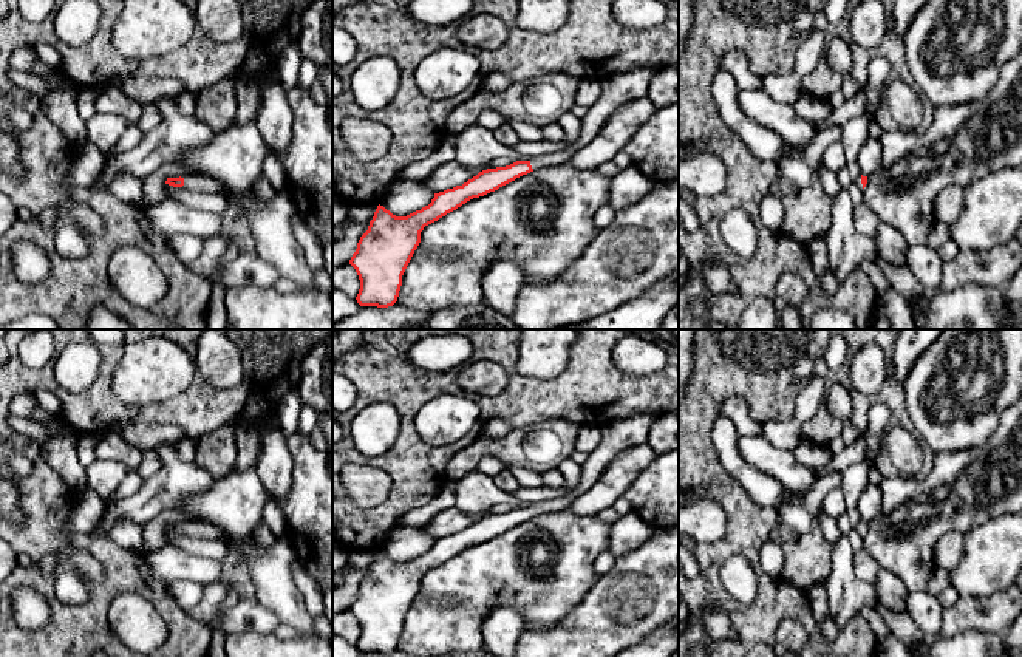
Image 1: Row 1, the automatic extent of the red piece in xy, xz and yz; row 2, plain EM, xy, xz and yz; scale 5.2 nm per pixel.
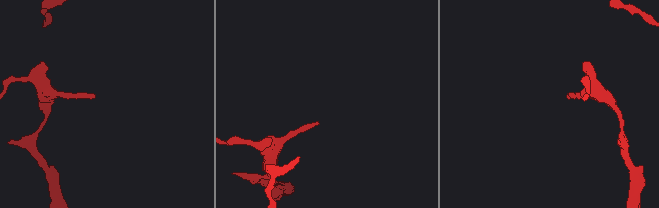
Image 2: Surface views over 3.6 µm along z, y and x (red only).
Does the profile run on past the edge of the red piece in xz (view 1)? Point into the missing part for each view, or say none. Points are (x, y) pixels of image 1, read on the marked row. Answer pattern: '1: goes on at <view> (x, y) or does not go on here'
1: goes on at xz (560, 158)

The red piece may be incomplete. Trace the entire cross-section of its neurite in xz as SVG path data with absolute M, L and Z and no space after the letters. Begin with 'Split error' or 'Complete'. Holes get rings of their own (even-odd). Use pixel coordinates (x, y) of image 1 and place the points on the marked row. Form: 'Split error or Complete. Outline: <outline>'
Split error. Outline: M566 148L532 161L516 161L506 167L482 170L462 186L434 193L428 206L407 216L396 216L379 204L349 260L360 280L357 303L388 308L397 301L402 275L421 243L421 232L425 226L467 201L495 192L537 169L564 165L574 153Z

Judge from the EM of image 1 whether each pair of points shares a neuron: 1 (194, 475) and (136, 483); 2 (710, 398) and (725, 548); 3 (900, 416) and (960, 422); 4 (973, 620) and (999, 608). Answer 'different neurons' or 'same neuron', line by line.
1: different neurons
2: same neuron
3: different neurons
4: same neuron

